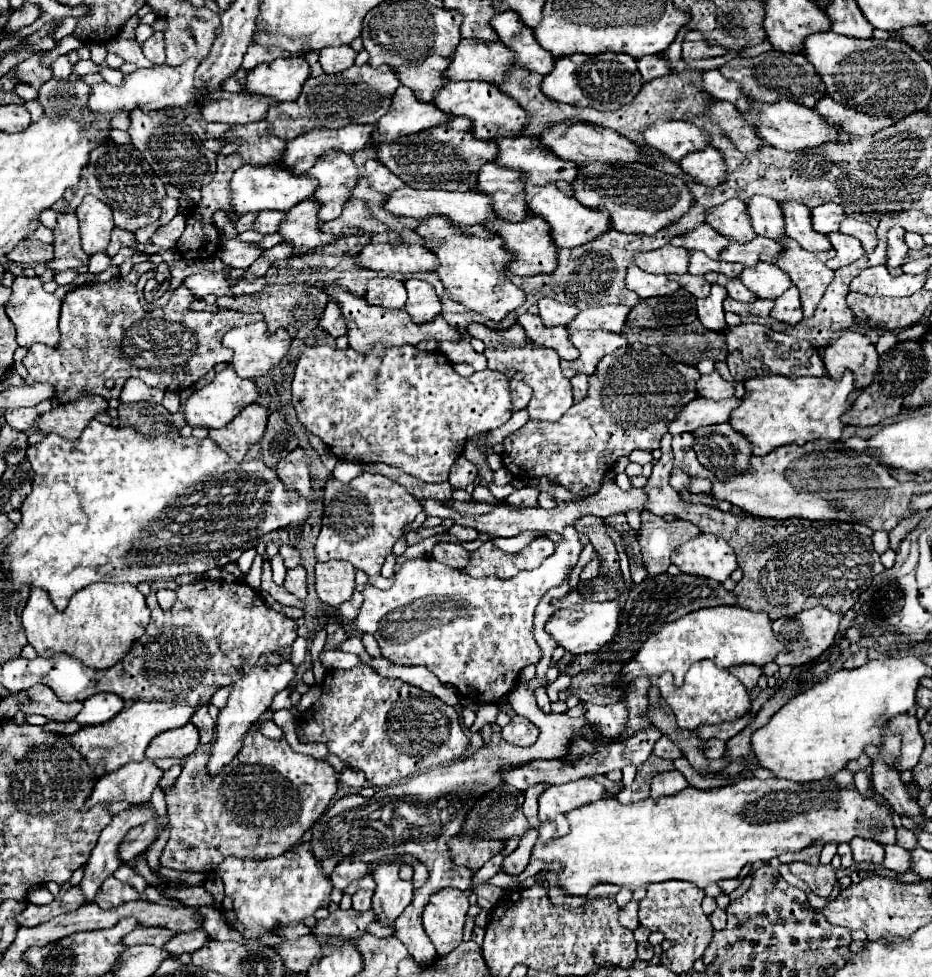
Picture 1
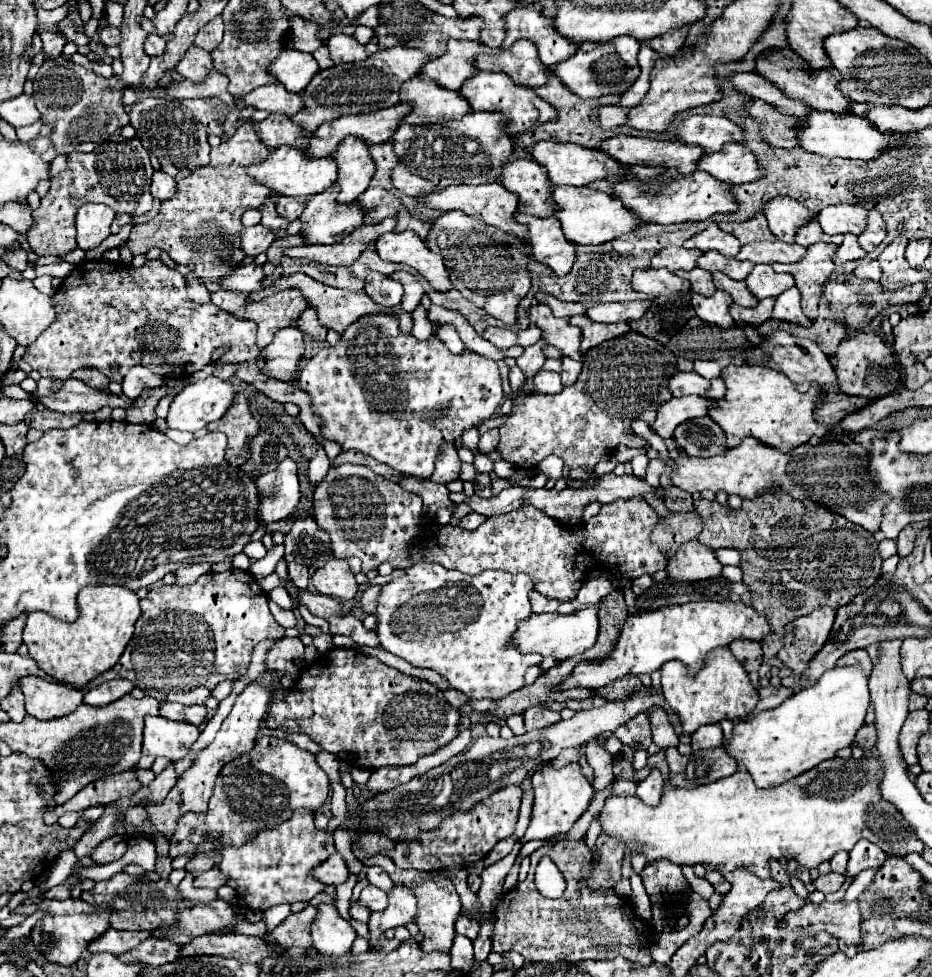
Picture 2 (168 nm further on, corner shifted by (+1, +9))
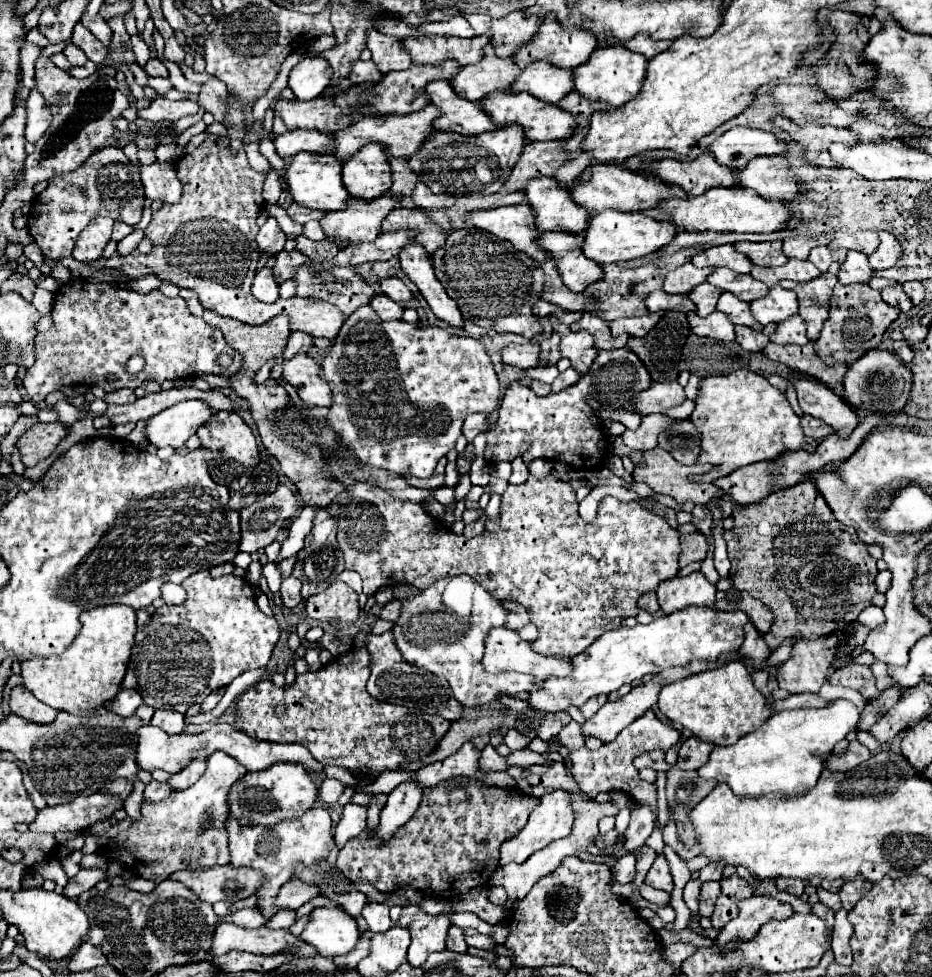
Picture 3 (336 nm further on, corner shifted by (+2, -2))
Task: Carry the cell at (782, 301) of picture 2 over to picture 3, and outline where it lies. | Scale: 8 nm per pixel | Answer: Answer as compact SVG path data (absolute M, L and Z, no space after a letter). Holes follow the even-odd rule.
M791 316L789 320L781 322L777 326L777 332L773 334L773 342L775 344L799 344L799 346L805 346L809 342L809 338L805 336L805 322L801 320L801 316Z

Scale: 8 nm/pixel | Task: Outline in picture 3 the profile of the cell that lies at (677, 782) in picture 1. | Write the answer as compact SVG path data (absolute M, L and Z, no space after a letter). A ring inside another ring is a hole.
M639 804L637 810L631 812L631 822L629 822L627 830L617 836L615 846L601 850L601 854L603 854L603 856L615 856L615 854L617 854L617 842L619 842L619 840L623 840L623 850L625 850L625 854L633 852L635 848L643 846L645 840L651 836L653 824L655 824L655 814L653 814L647 806Z

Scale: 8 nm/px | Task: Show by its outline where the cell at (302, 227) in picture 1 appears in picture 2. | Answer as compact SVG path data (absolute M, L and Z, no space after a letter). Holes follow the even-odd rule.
M332 185L326 191L308 197L302 215L298 217L306 243L336 243L362 225L362 209L354 203L338 203L336 195L338 187Z

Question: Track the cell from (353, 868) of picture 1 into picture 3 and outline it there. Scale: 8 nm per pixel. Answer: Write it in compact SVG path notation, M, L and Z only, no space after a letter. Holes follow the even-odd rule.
M291 880L281 886L275 904L277 904L277 908L297 910L299 906L303 906L305 902L309 902L315 896L317 896L317 886L309 886L301 880Z

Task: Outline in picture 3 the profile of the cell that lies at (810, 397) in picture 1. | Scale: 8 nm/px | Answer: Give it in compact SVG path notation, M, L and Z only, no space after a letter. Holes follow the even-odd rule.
M737 370L729 376L703 378L699 382L695 410L689 420L701 434L701 454L697 462L713 466L709 472L697 476L697 480L713 482L741 466L771 460L783 452L813 452L817 448L817 444L803 434L799 416L793 412L787 398L763 376L749 370Z

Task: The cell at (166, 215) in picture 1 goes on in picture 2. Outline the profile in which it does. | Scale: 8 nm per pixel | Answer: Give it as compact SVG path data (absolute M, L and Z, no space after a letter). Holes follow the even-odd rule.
M156 171L152 177L152 189L150 191L152 191L152 197L158 201L170 199L176 193L176 181L174 181L174 177L166 175L164 171Z

